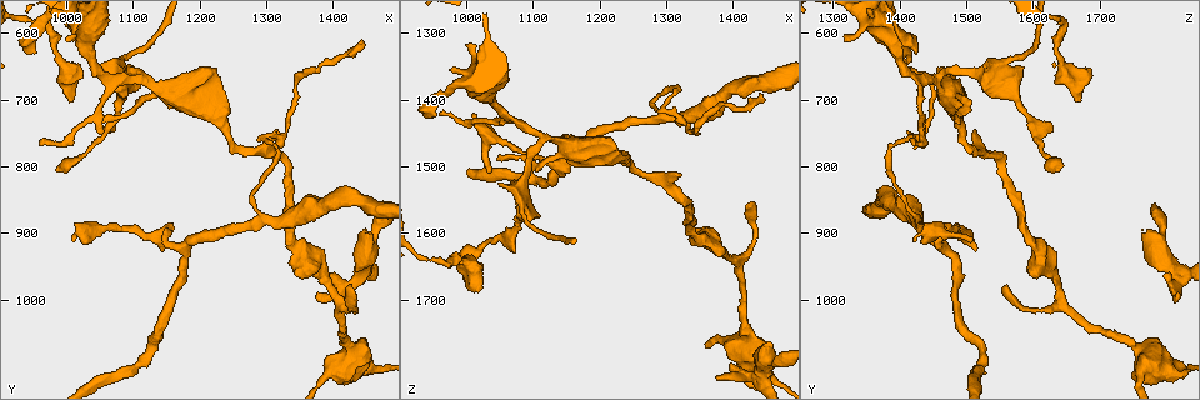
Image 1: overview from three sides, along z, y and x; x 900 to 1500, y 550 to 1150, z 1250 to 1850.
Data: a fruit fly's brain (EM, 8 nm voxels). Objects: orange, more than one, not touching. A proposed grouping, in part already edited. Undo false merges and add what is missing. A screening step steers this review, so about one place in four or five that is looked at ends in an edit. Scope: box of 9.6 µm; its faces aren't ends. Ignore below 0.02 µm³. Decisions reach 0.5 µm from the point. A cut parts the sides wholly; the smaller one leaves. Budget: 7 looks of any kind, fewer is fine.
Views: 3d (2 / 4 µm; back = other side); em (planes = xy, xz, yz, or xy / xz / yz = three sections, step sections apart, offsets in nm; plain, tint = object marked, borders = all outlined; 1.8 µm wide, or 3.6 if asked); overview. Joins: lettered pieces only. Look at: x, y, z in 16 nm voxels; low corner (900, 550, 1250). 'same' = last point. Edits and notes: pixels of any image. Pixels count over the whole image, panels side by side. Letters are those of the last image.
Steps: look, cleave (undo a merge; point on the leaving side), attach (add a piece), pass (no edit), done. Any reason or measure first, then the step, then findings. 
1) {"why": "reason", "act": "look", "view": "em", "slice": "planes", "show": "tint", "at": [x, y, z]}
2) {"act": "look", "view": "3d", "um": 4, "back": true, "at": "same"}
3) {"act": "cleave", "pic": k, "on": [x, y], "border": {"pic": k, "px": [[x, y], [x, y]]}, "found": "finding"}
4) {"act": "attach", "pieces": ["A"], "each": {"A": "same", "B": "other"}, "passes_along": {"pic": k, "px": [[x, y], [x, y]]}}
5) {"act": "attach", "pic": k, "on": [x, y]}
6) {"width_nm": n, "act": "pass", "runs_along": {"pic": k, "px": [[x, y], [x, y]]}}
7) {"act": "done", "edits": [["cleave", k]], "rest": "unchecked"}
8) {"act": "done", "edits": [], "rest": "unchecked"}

{"why": "arms part here", "act": "look", "view": "em", "um": 3.6, "slice": "xy", "step": 16, "show": "borders", "at": [1105, 665, 1450]}

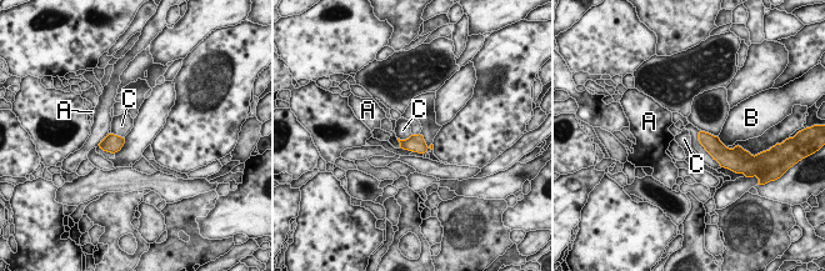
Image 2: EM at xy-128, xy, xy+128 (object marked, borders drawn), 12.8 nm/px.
{"act": "pass", "each": {"A": "other", "B": "other", "C": "other"}, "border": {"pic": 2, "px": [[411, 134], [406, 139], [398, 139]]}, "found": "continuous, no second neuron"}

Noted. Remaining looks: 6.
{"act": "look", "view": "em", "um": 3.6, "slice": "planes", "show": "borders", "at": [955, 630, 1425]}

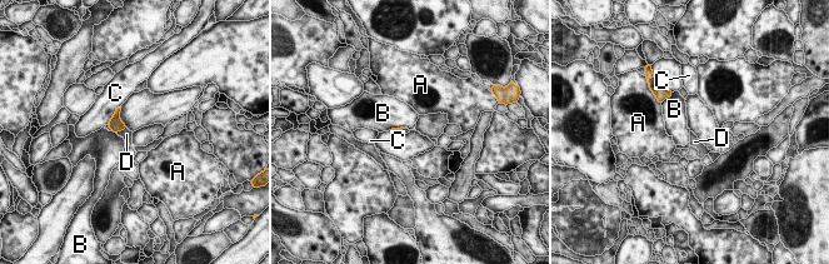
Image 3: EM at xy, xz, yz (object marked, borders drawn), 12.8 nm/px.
{"act": "attach", "pieces": ["D"], "each": {"A": "other", "B": "other", "C": "other", "D": "same"}, "passes_along": {"pic": 3, "px": [[115, 124], [121, 129], [126, 134]]}, "found": "it goes on there"}

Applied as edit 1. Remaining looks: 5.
{"why": "redraw", "act": "look", "view": "overview"}

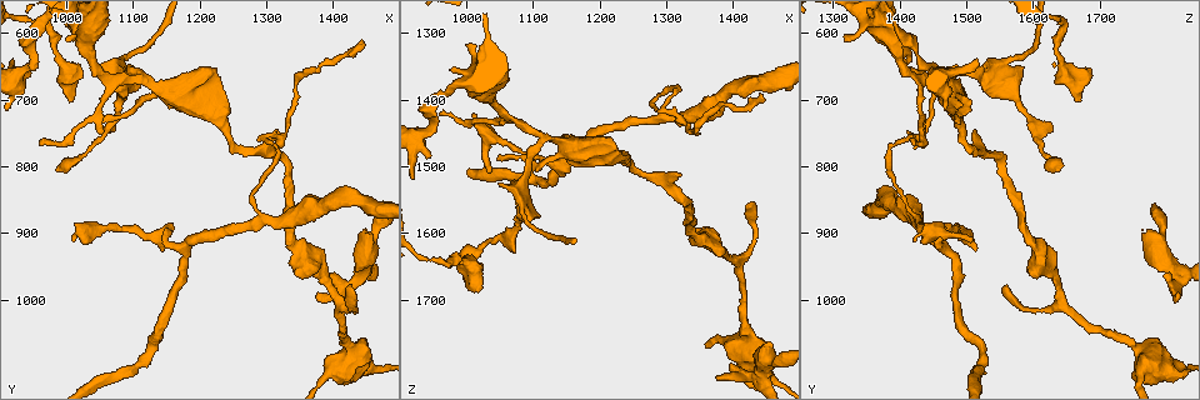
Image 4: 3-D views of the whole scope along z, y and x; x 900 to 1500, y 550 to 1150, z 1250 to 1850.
{"why": "stops while still wide", "act": "look", "view": "em", "slice": "yz", "step": 4, "show": "borders", "at": [1220, 655, 1460]}

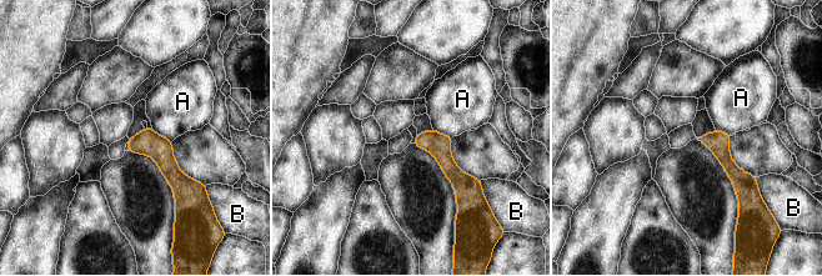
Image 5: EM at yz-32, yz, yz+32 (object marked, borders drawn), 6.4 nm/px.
{"why": "cut it another way", "act": "look", "view": "em", "slice": "planes", "show": "borders", "at": "same"}

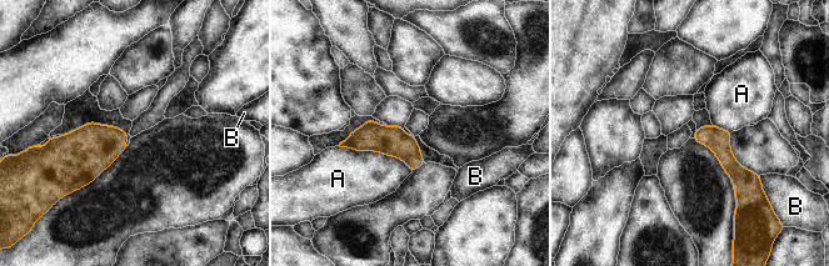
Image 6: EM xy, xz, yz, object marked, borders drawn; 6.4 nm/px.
{"act": "pass", "each": {"A": "other", "B": "other"}, "runs_along": {"pic": 6, "px": [[345, 144], [394, 141], [420, 161]]}, "found": "none of them fits"}

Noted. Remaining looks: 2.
{"act": "done", "edits": [["attach", 3]], "rest": "unchecked"}

